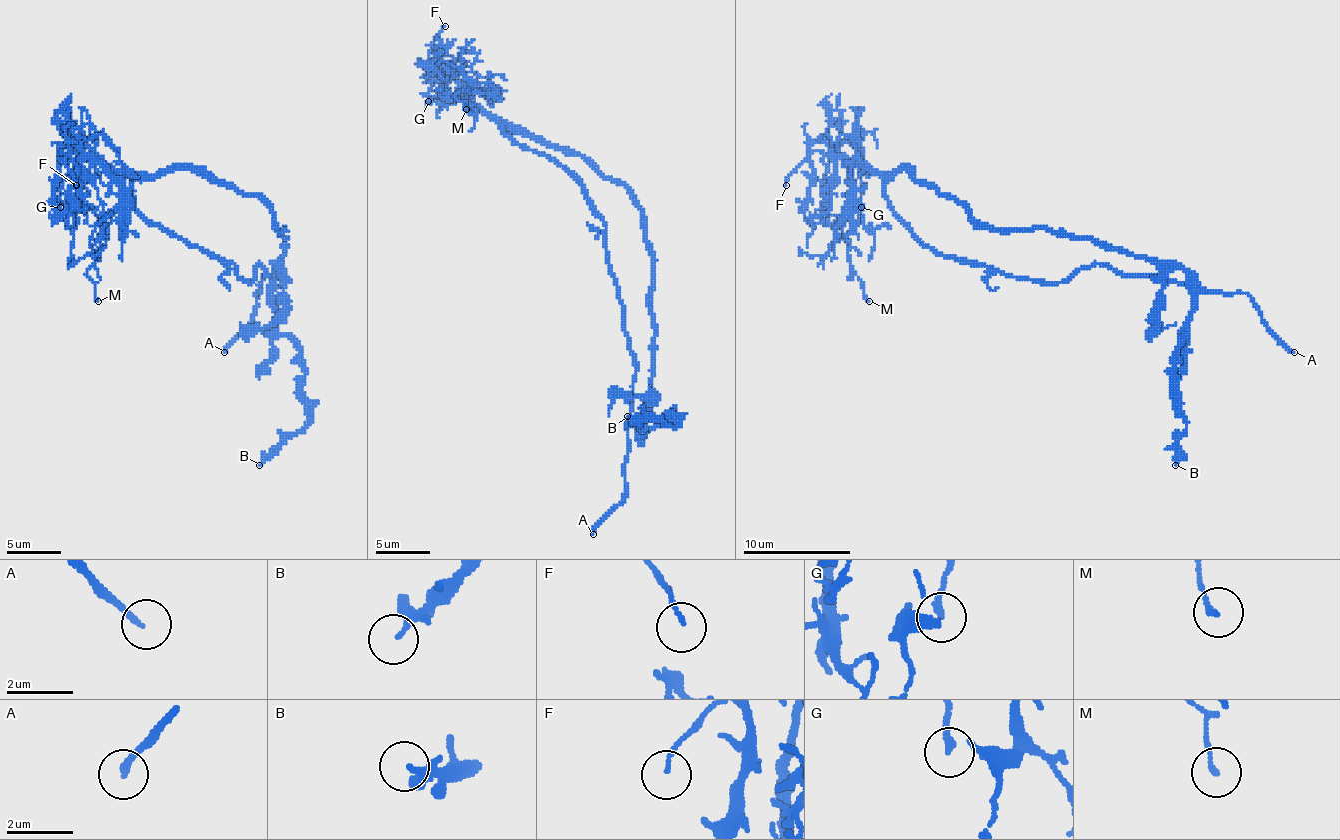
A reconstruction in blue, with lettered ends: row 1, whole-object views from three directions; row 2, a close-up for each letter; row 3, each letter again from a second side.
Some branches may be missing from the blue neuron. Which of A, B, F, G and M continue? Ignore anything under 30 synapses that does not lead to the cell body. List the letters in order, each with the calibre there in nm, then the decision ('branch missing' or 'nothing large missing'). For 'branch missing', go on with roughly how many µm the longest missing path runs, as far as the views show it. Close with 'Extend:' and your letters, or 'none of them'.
A: calibre 180 nm; branch missing; missing 30 µm
B: calibre 190 nm; nothing large missing
F: calibre 110 nm; nothing large missing
G: calibre 140 nm; nothing large missing
M: calibre 150 nm; nothing large missing
Extend: A

